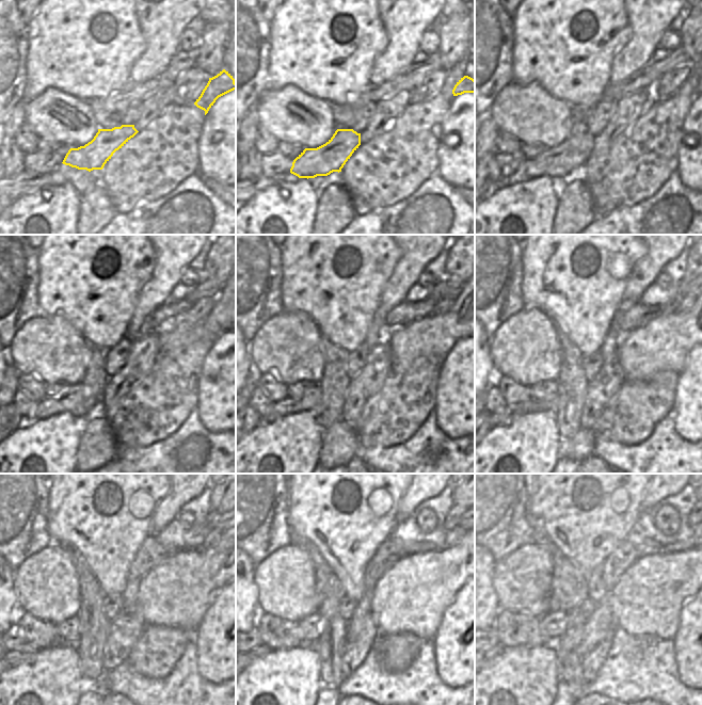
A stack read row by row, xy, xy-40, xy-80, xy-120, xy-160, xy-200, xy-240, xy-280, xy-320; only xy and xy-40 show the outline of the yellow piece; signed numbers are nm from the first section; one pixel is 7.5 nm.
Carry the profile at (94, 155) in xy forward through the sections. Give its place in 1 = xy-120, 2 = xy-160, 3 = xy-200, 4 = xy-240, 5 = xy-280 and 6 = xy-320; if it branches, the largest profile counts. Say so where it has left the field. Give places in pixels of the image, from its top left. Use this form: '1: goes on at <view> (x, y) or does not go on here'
1: goes on at xy-120 (79, 400)
2: goes on at xy-160 (312, 401)
3: goes on at xy-200 (504, 417)
4: goes on at xy-240 (26, 652)
5: goes on at xy-280 (260, 651)
6: goes on at xy-320 (497, 650)

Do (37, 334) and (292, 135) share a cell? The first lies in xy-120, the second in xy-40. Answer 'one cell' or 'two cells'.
one cell

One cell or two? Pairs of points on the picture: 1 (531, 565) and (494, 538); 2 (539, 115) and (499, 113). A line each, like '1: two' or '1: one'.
1: two
2: one

